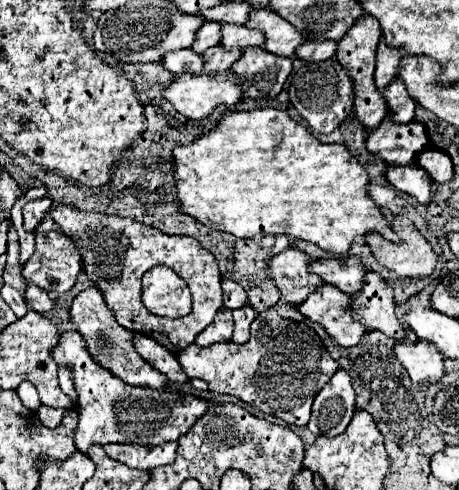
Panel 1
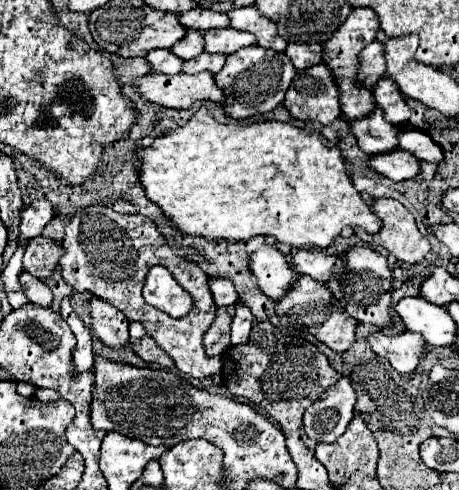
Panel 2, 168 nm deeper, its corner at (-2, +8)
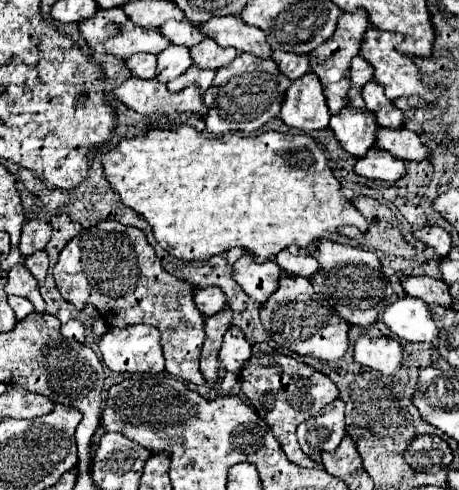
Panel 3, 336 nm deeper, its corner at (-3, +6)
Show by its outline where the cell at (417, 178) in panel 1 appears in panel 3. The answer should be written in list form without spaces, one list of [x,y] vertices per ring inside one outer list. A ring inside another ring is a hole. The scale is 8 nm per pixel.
[[[372,148],[364,158],[356,162],[356,174],[364,178],[374,178],[374,180],[386,180],[386,182],[396,182],[406,174],[404,160],[392,156],[386,150]]]

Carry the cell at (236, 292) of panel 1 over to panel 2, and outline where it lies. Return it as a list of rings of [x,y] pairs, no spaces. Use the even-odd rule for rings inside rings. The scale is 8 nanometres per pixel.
[[[211,278],[209,280],[209,288],[215,300],[215,306],[229,306],[229,304],[237,304],[239,296],[231,284],[231,280],[225,278]]]

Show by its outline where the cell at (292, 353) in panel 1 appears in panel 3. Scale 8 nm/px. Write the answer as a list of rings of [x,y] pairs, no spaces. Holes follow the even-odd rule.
[[[256,342],[252,346],[250,360],[244,364],[240,372],[240,388],[242,394],[250,400],[250,404],[256,408],[260,418],[272,428],[288,460],[304,468],[316,468],[318,462],[314,462],[300,450],[296,440],[296,428],[300,422],[316,416],[318,410],[322,410],[322,406],[336,400],[338,386],[326,374],[312,370],[312,366],[298,362],[292,356],[280,354],[266,342]]]

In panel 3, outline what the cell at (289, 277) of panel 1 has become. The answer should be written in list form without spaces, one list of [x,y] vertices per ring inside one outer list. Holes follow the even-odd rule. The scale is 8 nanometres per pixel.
[[[248,252],[234,262],[236,282],[250,298],[256,298],[258,302],[266,302],[276,292],[280,276],[282,276],[282,270],[280,266],[276,266],[276,262],[272,260],[256,262],[254,256]]]

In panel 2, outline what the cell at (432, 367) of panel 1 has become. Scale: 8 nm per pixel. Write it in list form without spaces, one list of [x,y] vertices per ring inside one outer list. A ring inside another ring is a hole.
[[[377,332],[369,336],[369,346],[377,356],[385,358],[393,370],[405,374],[413,372],[419,364],[425,342],[415,332],[403,332],[397,336],[385,336]]]

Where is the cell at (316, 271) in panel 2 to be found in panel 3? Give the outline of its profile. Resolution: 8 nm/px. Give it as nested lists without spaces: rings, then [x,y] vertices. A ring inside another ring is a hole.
[[[282,250],[280,254],[276,254],[276,264],[280,266],[280,270],[288,272],[288,274],[300,274],[306,278],[312,278],[314,274],[320,272],[320,264],[314,256],[308,254],[294,254],[288,250]]]

